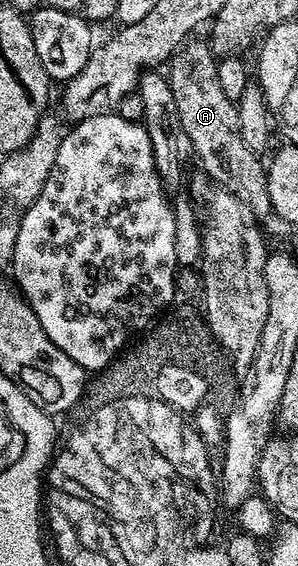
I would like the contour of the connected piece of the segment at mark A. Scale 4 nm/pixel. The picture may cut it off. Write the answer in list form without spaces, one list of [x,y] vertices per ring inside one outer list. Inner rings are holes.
[[[208,49],[199,51],[196,56],[195,60],[191,64],[191,68],[189,70],[189,74],[185,78],[185,82],[183,86],[180,85],[179,91],[176,93],[176,98],[178,100],[178,112],[176,114],[177,124],[180,128],[180,131],[184,132],[184,134],[187,136],[188,140],[191,142],[198,158],[201,160],[200,167],[202,168],[202,171],[205,172],[214,183],[217,183],[222,188],[230,191],[235,195],[240,202],[245,204],[247,208],[249,208],[251,214],[257,219],[259,222],[265,221],[264,219],[269,215],[272,215],[272,209],[271,209],[271,201],[269,200],[269,192],[268,192],[268,180],[267,180],[267,169],[265,167],[264,161],[261,162],[260,158],[262,158],[256,151],[249,148],[247,144],[245,144],[244,138],[241,136],[241,128],[240,128],[240,114],[238,110],[238,105],[236,104],[236,101],[234,99],[231,99],[229,96],[226,95],[225,91],[222,89],[221,80],[218,79],[218,73],[217,73],[217,66],[218,61],[216,60],[216,57],[214,56],[212,51],[209,51]]]

